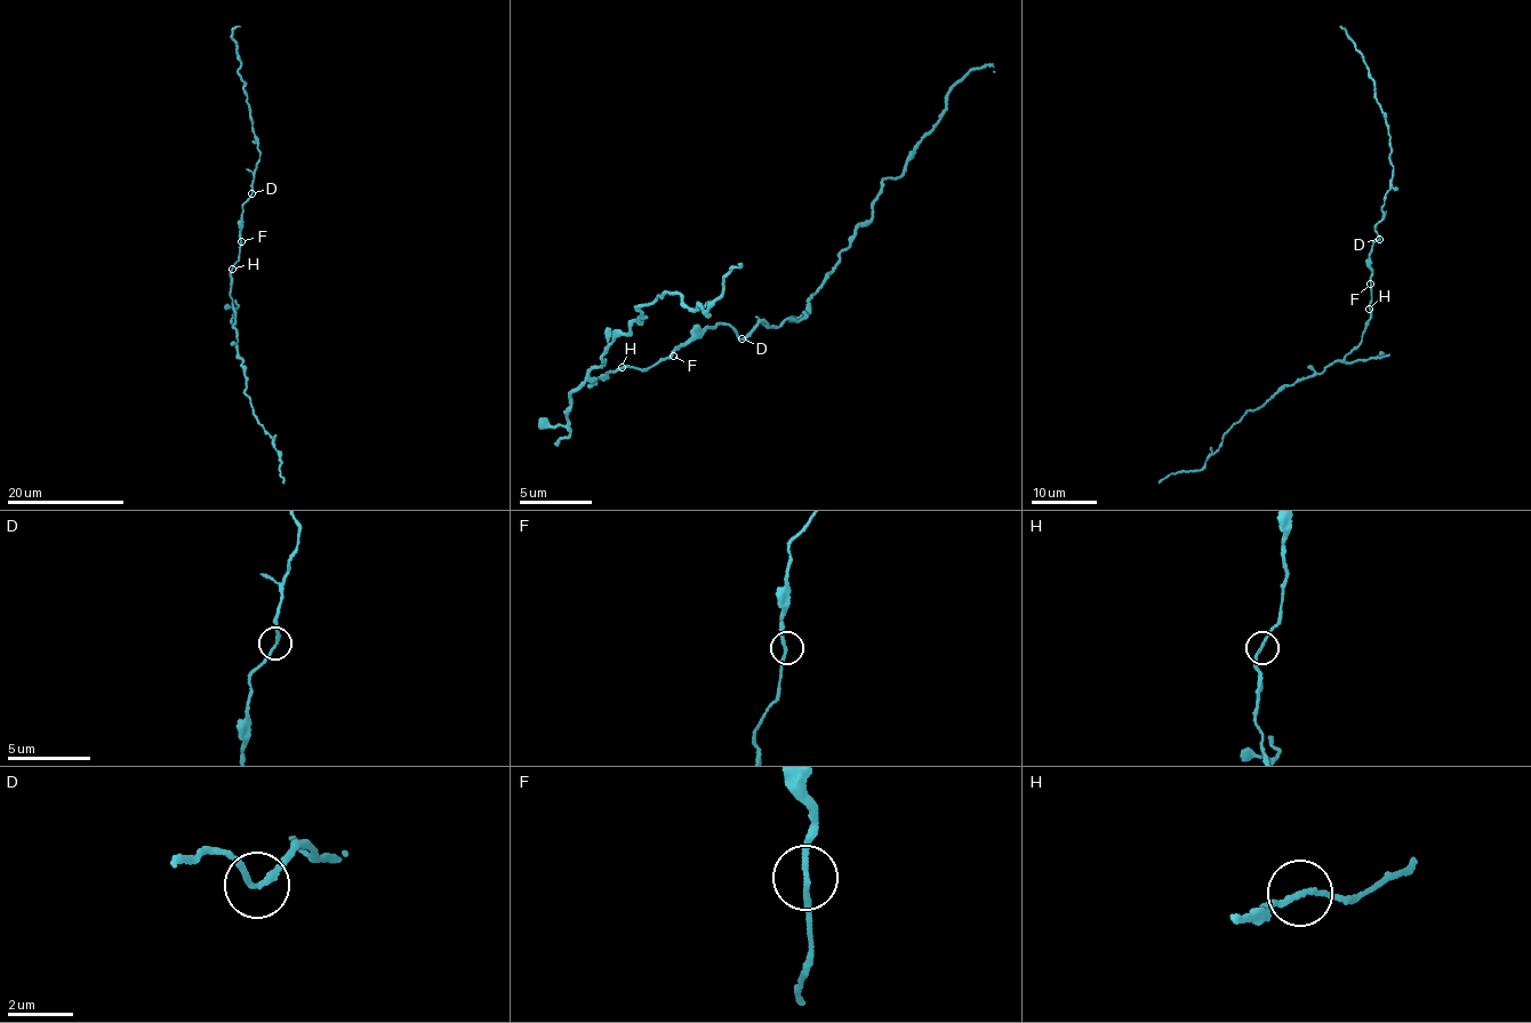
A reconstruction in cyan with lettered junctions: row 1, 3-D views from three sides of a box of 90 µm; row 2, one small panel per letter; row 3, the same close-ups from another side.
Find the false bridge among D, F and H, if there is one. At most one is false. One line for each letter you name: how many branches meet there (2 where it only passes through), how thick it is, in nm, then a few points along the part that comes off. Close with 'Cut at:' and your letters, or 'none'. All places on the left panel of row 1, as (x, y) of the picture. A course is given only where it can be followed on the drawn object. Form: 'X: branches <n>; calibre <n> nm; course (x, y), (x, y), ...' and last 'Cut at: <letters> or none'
Cut at: none

